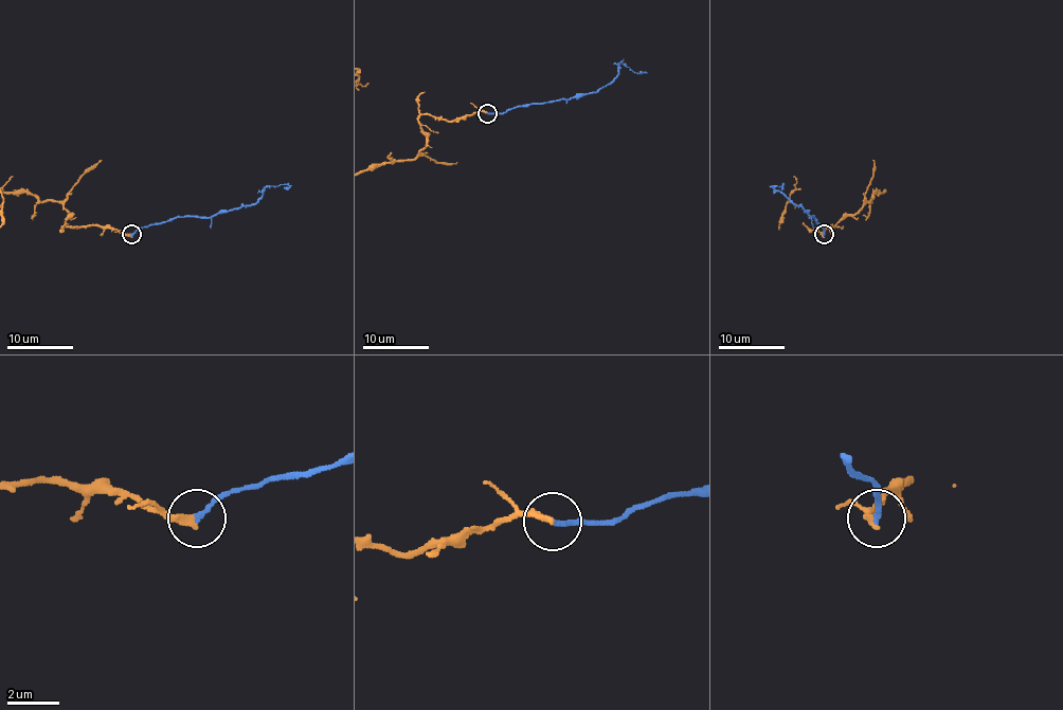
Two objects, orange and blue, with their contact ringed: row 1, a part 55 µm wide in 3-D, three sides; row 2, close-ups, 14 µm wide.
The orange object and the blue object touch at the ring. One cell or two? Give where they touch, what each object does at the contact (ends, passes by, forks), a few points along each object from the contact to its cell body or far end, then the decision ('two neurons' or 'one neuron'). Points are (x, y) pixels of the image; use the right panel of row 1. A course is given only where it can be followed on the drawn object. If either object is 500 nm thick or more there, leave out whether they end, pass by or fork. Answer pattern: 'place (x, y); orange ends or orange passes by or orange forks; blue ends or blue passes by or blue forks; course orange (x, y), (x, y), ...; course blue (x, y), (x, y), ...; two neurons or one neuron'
place (824, 234); orange ends; blue ends; course blue (824, 234), (824, 228), (814, 216), (809, 218), (803, 207), (774, 188), (782, 185); one neuron

